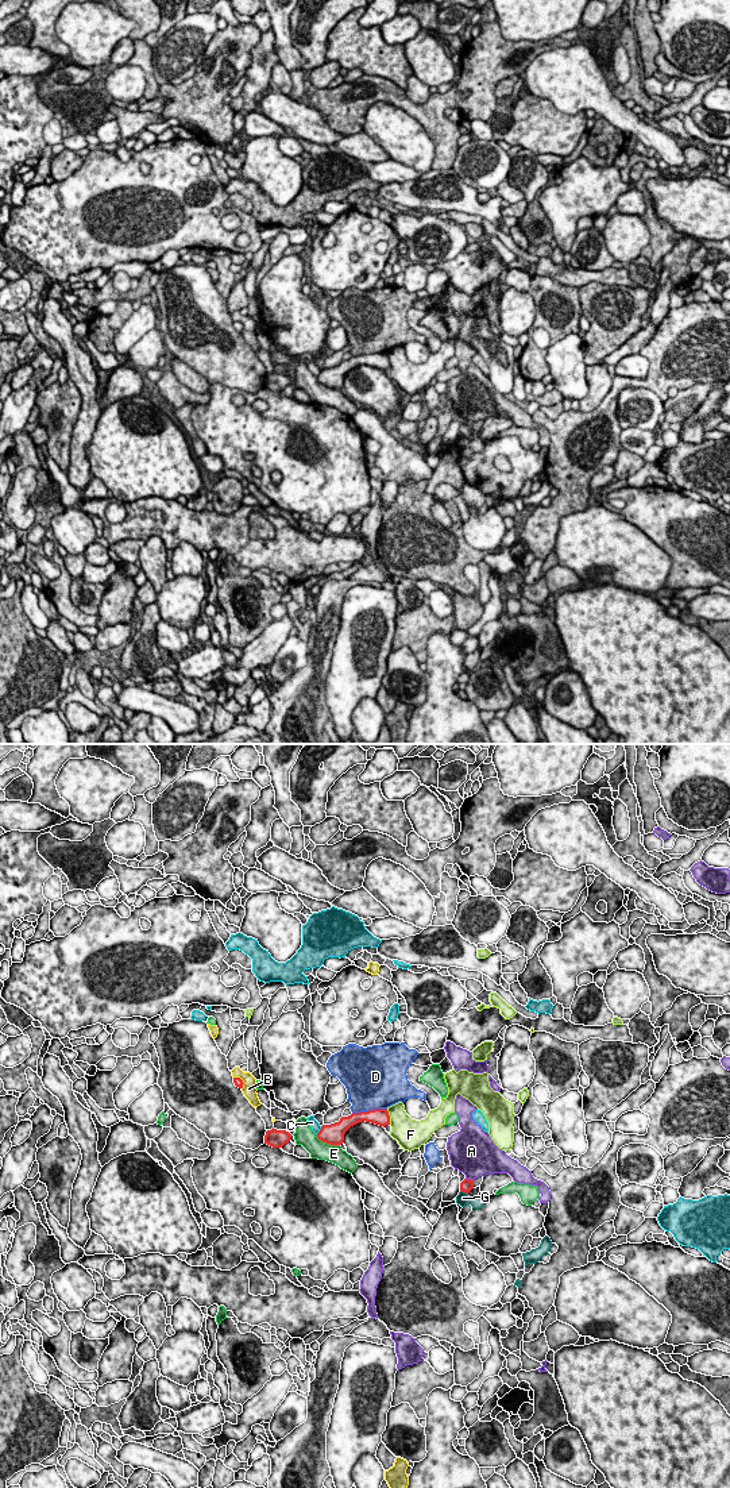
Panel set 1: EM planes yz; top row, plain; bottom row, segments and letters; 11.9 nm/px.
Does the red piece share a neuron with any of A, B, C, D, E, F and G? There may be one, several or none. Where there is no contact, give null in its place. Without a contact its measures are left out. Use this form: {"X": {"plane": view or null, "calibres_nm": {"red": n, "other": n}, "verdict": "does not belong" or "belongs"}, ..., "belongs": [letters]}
{"A": {"plane": "yz", "calibres_nm": {"red": 160, "other": 440}, "verdict": "does not belong"}, "B": {"plane": "yz", "calibres_nm": {"red": 100, "other": 160}, "verdict": "does not belong"}, "C": {"plane": "yz", "calibres_nm": {"red": 240, "other": 120}, "verdict": "does not belong"}, "D": {"plane": "yz", "calibres_nm": {"red": 200, "other": 480}, "verdict": "does not belong"}, "E": {"plane": "yz", "calibres_nm": {"red": 240, "other": 220}, "verdict": "does not belong"}, "F": {"plane": "yz", "calibres_nm": {"red": 200, "other": 320}, "verdict": "does not belong"}, "G": {"plane": "yz", "calibres_nm": {"red": 160, "other": 140}, "verdict": "does not belong"}, "belongs": []}

